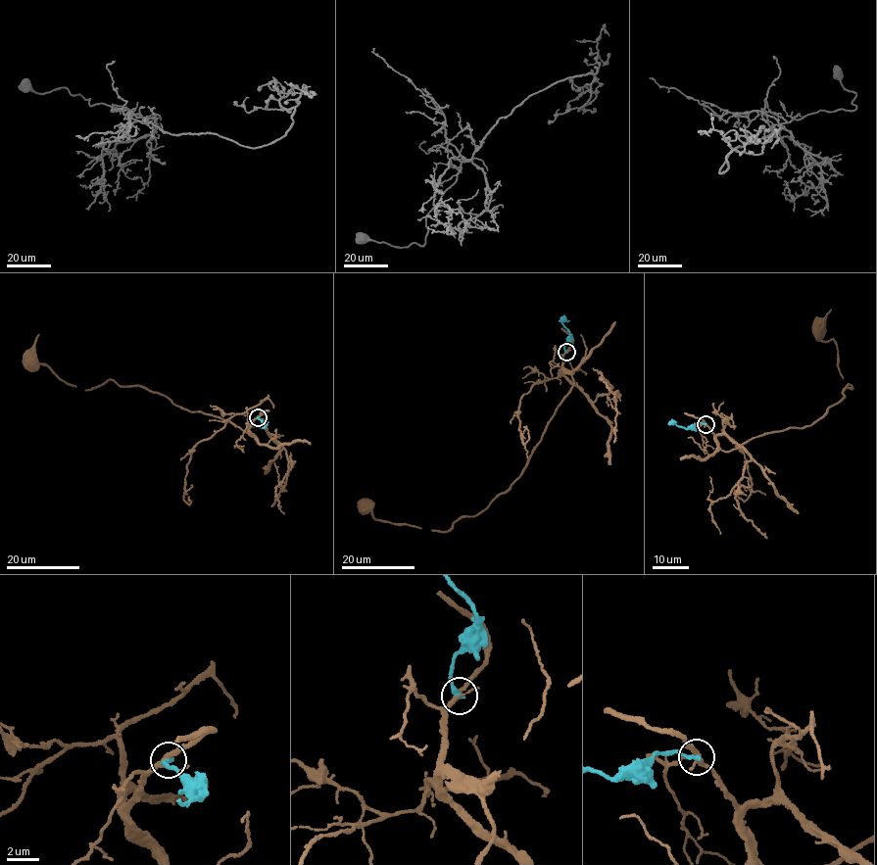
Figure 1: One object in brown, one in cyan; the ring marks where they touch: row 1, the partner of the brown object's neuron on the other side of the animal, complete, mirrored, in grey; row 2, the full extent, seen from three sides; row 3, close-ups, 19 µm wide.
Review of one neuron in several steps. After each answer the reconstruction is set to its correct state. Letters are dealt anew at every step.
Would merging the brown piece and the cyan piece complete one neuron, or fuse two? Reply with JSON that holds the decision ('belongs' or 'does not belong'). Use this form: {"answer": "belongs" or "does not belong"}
{"answer": "does not belong"}

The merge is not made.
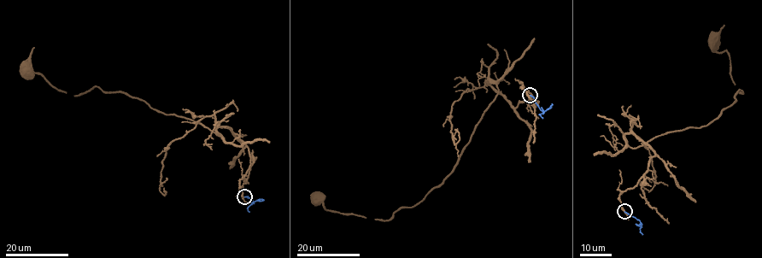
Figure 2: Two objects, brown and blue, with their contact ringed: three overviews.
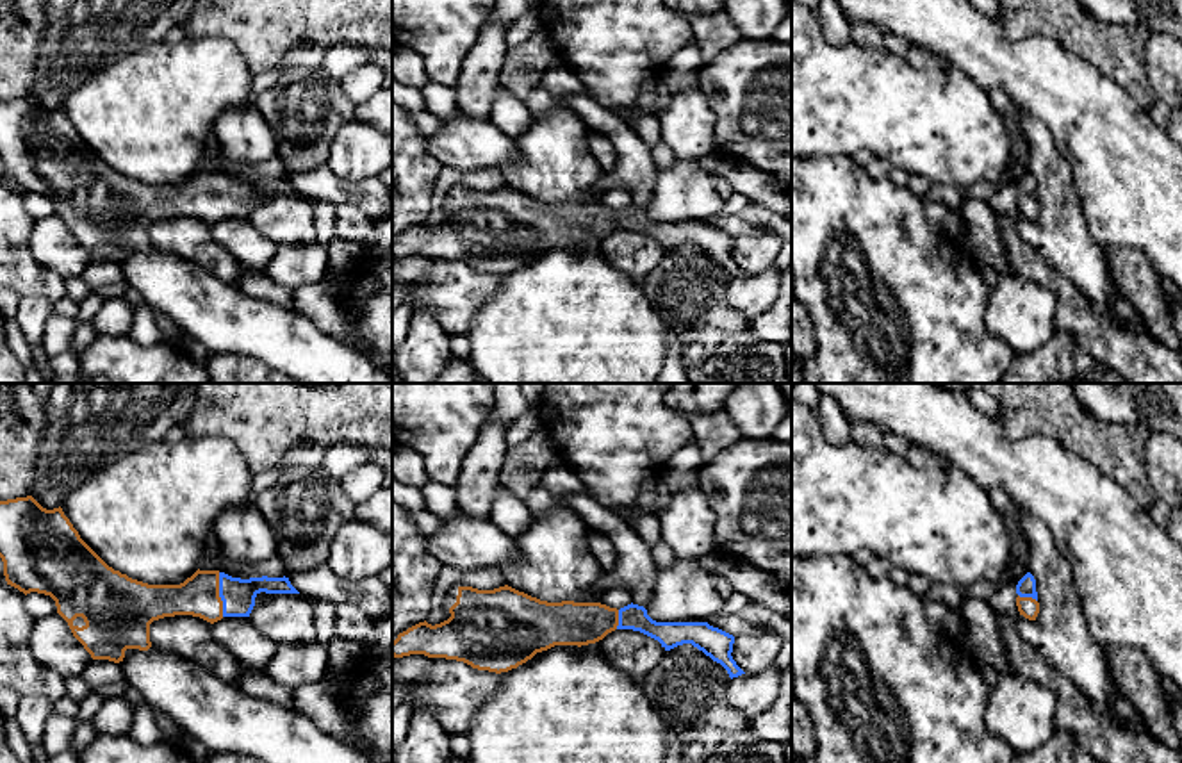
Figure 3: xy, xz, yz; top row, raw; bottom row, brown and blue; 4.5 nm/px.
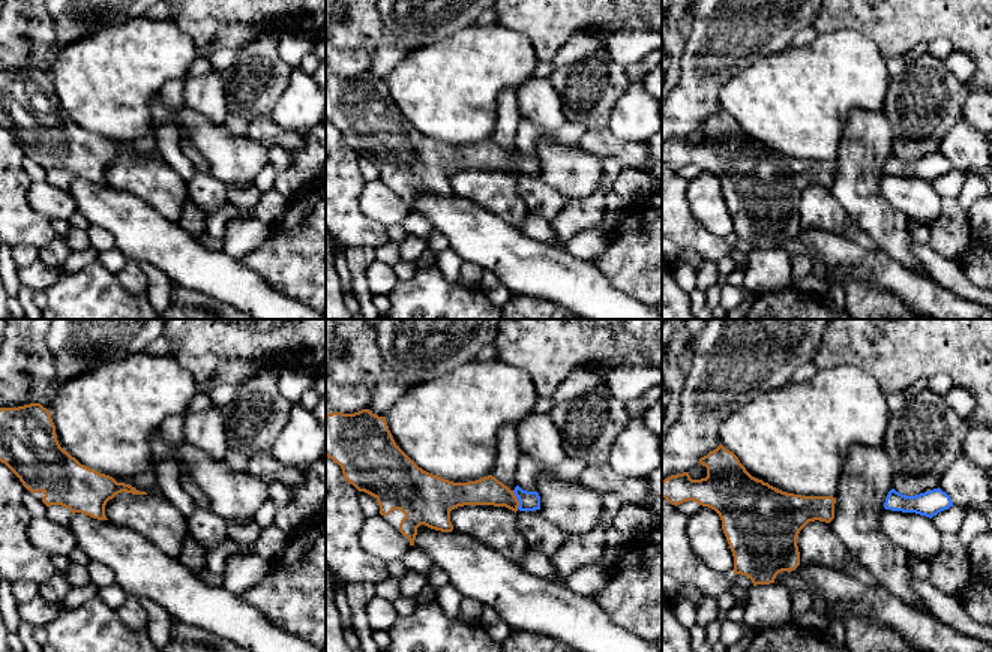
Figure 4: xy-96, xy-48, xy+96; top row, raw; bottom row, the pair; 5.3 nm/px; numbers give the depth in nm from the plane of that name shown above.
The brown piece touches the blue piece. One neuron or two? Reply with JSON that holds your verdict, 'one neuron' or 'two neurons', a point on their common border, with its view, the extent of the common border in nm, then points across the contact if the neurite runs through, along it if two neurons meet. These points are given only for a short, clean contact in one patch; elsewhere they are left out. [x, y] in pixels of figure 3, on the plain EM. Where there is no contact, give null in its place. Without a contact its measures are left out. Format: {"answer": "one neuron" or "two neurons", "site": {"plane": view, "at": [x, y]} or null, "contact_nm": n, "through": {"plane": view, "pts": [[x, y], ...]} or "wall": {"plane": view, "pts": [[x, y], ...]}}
{"answer": "one neuron", "site": {"plane": "xy", "at": [218, 195]}, "contact_nm": 200, "through": {"plane": "xy", "pts": [[198, 196], [218, 195], [238, 196]]}}

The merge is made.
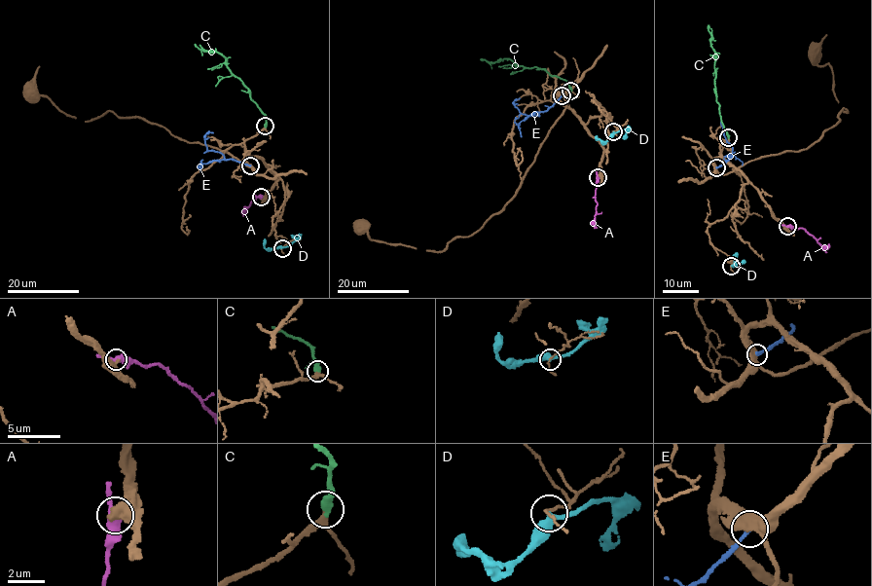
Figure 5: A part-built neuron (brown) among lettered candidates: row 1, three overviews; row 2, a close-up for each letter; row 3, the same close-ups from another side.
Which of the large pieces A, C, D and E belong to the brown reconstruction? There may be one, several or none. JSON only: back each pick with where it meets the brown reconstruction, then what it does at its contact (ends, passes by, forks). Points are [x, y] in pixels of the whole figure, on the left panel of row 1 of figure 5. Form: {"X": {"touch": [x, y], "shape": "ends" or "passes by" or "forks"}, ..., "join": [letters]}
{"C": {"touch": [265, 126], "shape": "ends"}, "join": ["C"]}

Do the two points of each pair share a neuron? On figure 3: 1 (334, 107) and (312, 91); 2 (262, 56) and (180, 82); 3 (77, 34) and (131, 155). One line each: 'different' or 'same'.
1: same
2: different
3: different

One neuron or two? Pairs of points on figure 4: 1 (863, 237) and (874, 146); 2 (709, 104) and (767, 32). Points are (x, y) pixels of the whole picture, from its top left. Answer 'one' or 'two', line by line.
1: two
2: one

